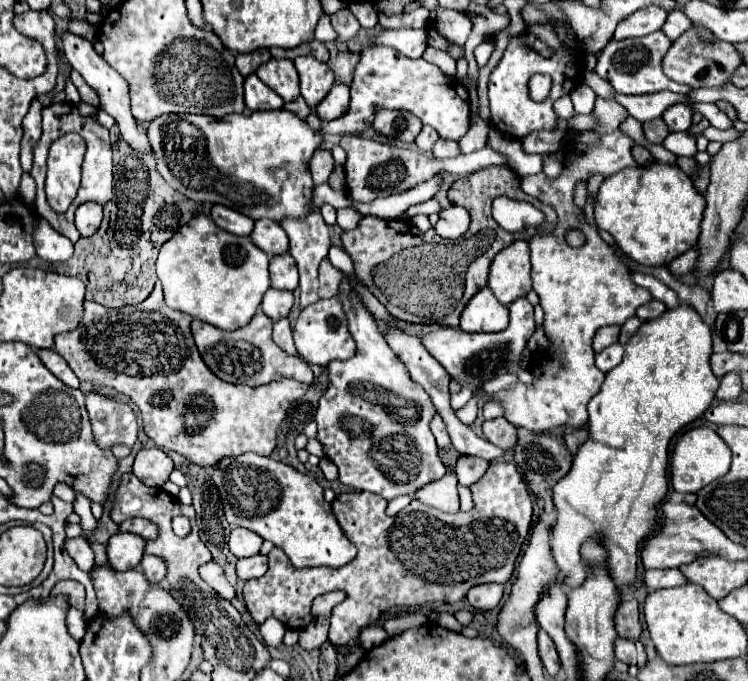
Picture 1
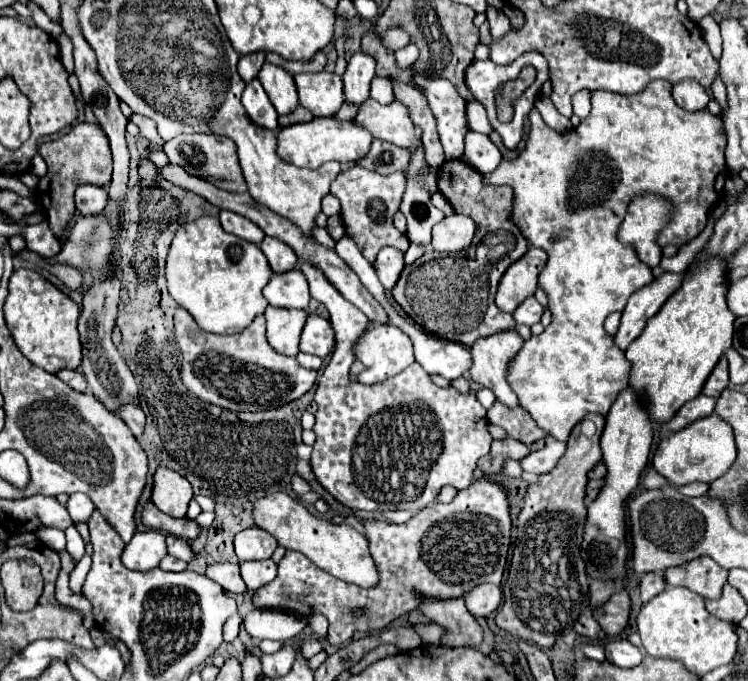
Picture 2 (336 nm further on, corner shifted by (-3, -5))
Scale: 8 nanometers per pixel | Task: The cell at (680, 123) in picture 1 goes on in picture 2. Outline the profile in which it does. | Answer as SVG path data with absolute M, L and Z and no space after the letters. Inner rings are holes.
M684 79L682 83L676 83L672 89L672 95L674 95L676 103L688 111L706 109L706 105L710 101L710 93L692 79Z

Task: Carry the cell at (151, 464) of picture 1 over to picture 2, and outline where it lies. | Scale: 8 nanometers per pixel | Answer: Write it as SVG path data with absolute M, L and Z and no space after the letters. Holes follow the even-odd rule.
M158 469L154 475L154 491L152 491L152 503L172 517L186 517L188 503L192 499L192 487L174 471Z

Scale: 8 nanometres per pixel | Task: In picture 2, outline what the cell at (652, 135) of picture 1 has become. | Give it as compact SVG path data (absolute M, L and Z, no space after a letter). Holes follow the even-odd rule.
M656 79L636 95L620 95L610 91L594 91L590 117L582 119L578 127L556 133L550 129L540 115L530 113L530 133L526 139L524 151L514 161L502 161L492 175L484 175L486 183L504 185L508 183L514 189L514 213L512 219L528 239L530 247L540 247L548 253L546 269L540 273L538 285L548 293L548 309L552 309L552 323L538 337L530 337L512 367L508 369L508 383L516 391L520 405L530 413L530 417L548 431L558 441L568 441L572 427L586 413L606 415L612 407L620 389L628 387L630 361L624 357L624 351L614 343L614 337L604 331L604 319L612 311L624 311L628 297L652 283L650 267L640 263L632 245L626 245L618 239L620 223L624 221L630 201L644 193L654 193L672 203L672 215L666 227L660 231L660 247L676 245L682 247L692 241L706 227L706 217L710 207L720 199L724 191L724 181L728 175L724 149L726 135L722 133L722 119L712 115L708 109L686 111L676 105L672 97L672 83ZM592 161L598 163L598 175L612 175L608 183L616 183L616 191L610 191L607 199L599 205L581 207L581 211L568 205L568 189L572 185L572 167L582 169Z

